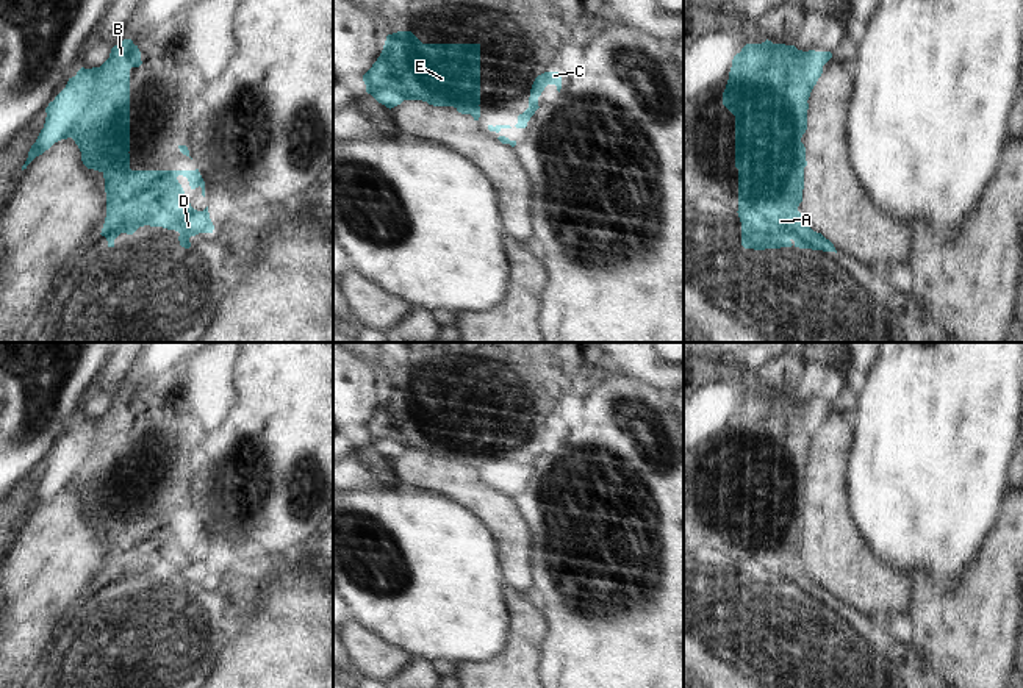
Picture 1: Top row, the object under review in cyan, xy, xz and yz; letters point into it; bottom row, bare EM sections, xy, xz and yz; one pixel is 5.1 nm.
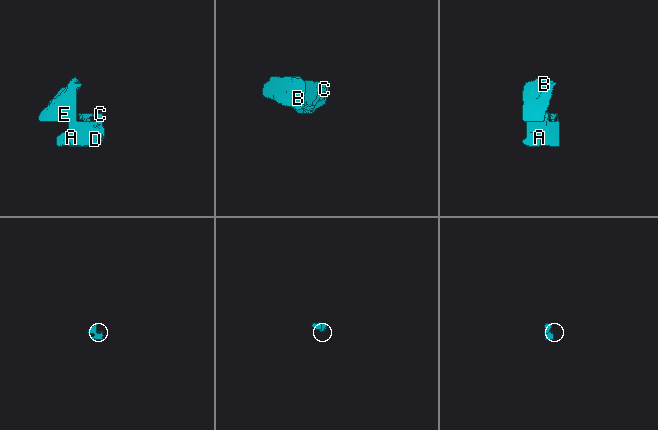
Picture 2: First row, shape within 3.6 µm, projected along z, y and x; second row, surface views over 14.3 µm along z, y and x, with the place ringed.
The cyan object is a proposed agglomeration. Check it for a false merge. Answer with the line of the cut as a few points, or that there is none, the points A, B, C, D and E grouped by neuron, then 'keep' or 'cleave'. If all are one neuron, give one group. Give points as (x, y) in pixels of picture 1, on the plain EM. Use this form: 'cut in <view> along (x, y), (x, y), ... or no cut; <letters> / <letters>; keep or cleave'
cut in yz along (803, 516), (743, 516), (739, 521); A C D / B E; cleave

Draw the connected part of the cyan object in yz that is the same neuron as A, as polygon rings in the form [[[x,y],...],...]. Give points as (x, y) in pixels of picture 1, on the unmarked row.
[[[741,518],[738,521],[738,568],[741,572],[741,596],[765,600],[799,597],[835,602],[834,594],[813,582],[804,564],[798,561],[802,552],[804,518]]]

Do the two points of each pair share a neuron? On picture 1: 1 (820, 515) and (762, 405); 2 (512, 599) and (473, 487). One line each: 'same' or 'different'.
1: same
2: different

